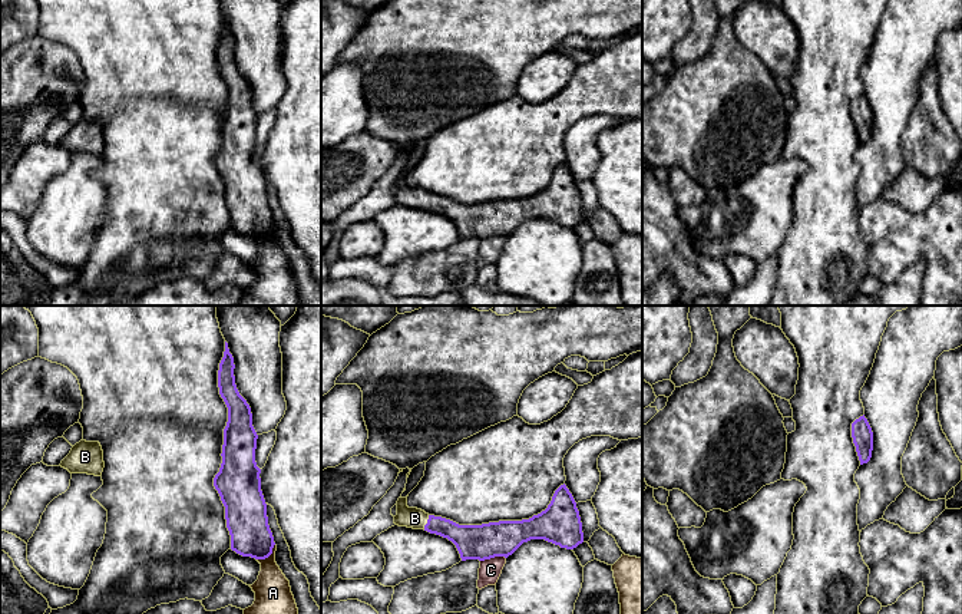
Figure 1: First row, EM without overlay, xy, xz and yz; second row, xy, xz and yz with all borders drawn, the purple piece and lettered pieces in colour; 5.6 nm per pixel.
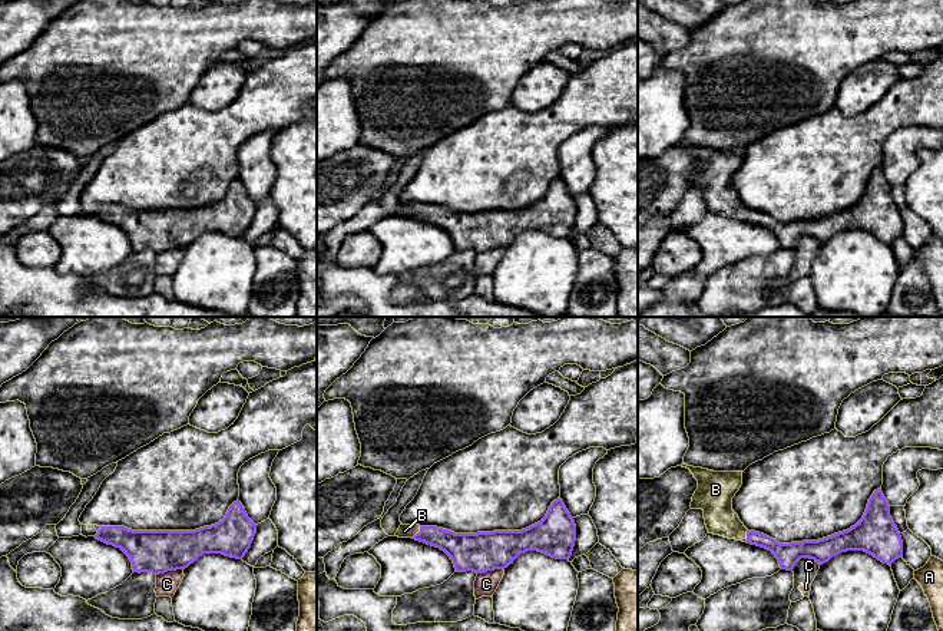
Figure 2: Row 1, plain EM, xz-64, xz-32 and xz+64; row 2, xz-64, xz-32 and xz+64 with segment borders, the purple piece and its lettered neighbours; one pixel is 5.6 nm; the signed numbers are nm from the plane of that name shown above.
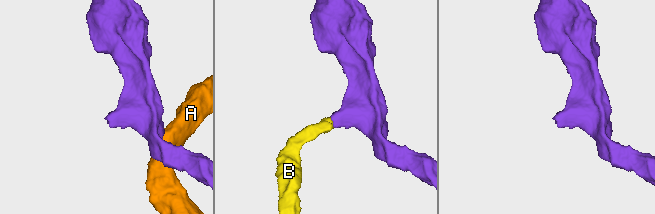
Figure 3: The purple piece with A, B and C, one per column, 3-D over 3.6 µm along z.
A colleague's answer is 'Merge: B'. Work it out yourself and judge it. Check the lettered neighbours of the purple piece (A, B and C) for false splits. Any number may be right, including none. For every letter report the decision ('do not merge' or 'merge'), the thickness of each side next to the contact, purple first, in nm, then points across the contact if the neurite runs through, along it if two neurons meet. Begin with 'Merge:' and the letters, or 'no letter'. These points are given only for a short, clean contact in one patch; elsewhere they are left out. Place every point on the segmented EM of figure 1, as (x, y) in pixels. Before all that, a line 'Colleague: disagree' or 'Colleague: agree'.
Colleague: agree
Merge: B
A: do not merge; calibres 240 and 200 nm
B: merge; calibres 160 and 120 nm; way xz (468, 538), (427, 522), (415, 518)
C: do not merge; calibres 200 and 120 nm

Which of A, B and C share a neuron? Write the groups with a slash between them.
A / B / C

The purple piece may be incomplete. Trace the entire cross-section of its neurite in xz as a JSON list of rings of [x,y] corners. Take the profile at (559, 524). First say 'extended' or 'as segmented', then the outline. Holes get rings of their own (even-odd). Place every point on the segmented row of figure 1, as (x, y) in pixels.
extended; [[[565,483],[555,491],[548,508],[529,519],[459,525],[422,509],[409,508],[407,496],[400,496],[394,524],[447,538],[456,545],[462,561],[508,558],[530,539],[545,539],[566,549],[584,542],[579,511]]]

